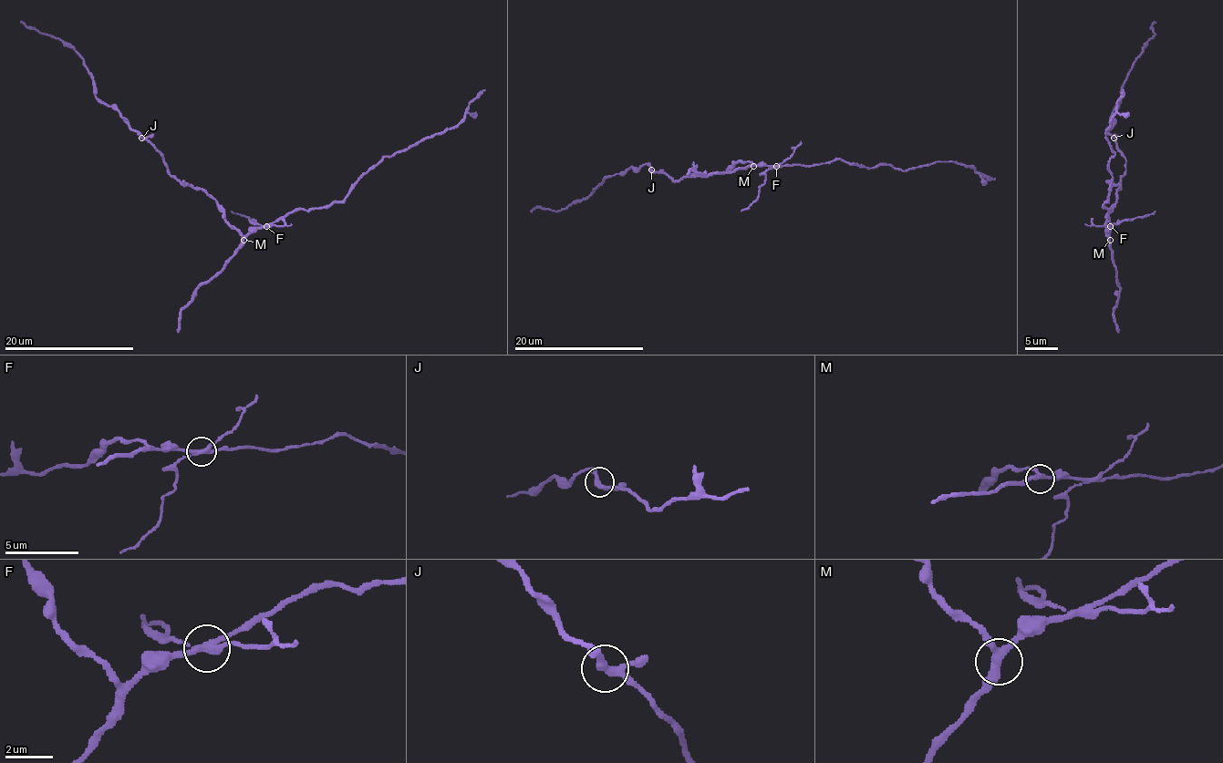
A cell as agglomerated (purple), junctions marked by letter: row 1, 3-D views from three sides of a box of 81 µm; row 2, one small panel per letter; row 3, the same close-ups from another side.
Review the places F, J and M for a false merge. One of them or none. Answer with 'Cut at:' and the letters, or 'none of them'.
Cut at: F

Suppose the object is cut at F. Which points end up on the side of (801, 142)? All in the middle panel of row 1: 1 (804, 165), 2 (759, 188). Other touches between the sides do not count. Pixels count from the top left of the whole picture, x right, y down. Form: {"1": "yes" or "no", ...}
{"1": "no", "2": "yes"}

